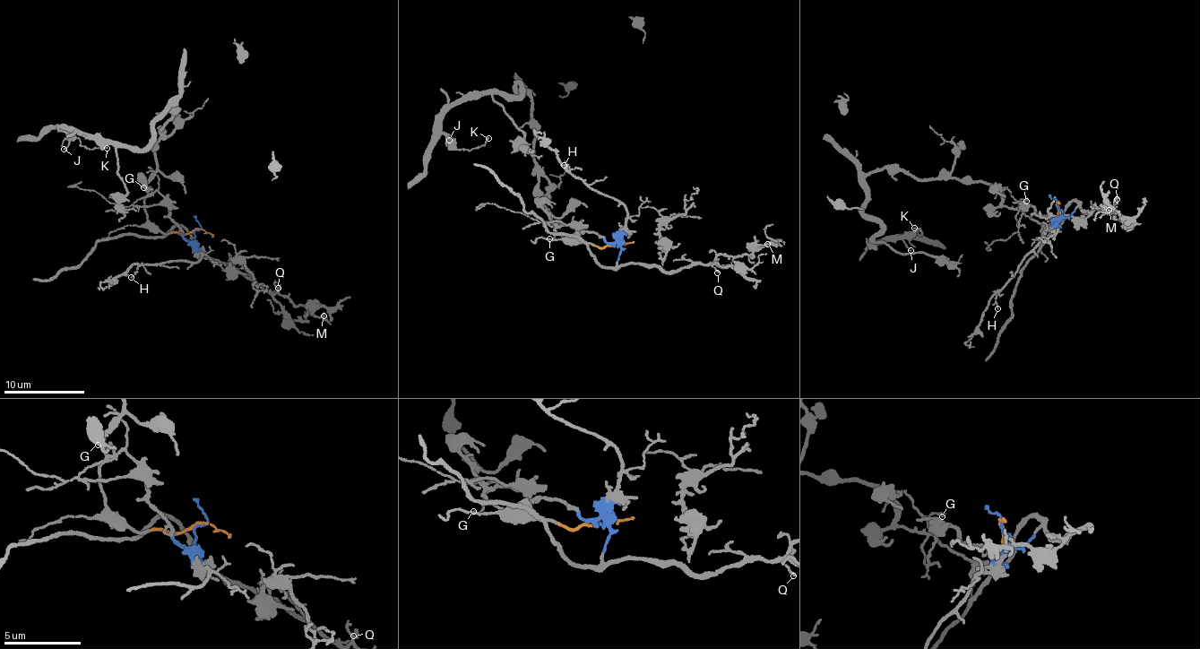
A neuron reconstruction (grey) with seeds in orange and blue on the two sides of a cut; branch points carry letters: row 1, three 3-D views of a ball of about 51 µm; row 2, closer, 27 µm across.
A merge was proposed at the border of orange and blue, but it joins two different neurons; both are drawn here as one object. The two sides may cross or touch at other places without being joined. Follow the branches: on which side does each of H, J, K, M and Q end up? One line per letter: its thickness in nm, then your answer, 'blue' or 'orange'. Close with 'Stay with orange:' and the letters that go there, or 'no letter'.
H: 130 nm | blue
J: 120 nm | orange
K: 120 nm | orange
M: 160 nm | blue
Q: 130 nm | blue
Stay with orange: J, K

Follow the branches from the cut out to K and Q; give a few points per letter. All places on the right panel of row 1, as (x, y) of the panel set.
K: (1057, 205), (1048, 229), (997, 187), (872, 170), (862, 213), (881, 227), (867, 246), (914, 227)
Q: (1057, 205), (1066, 217), (1074, 209), (1080, 208), (1086, 212), (1100, 204), (1110, 210), (1117, 199)

